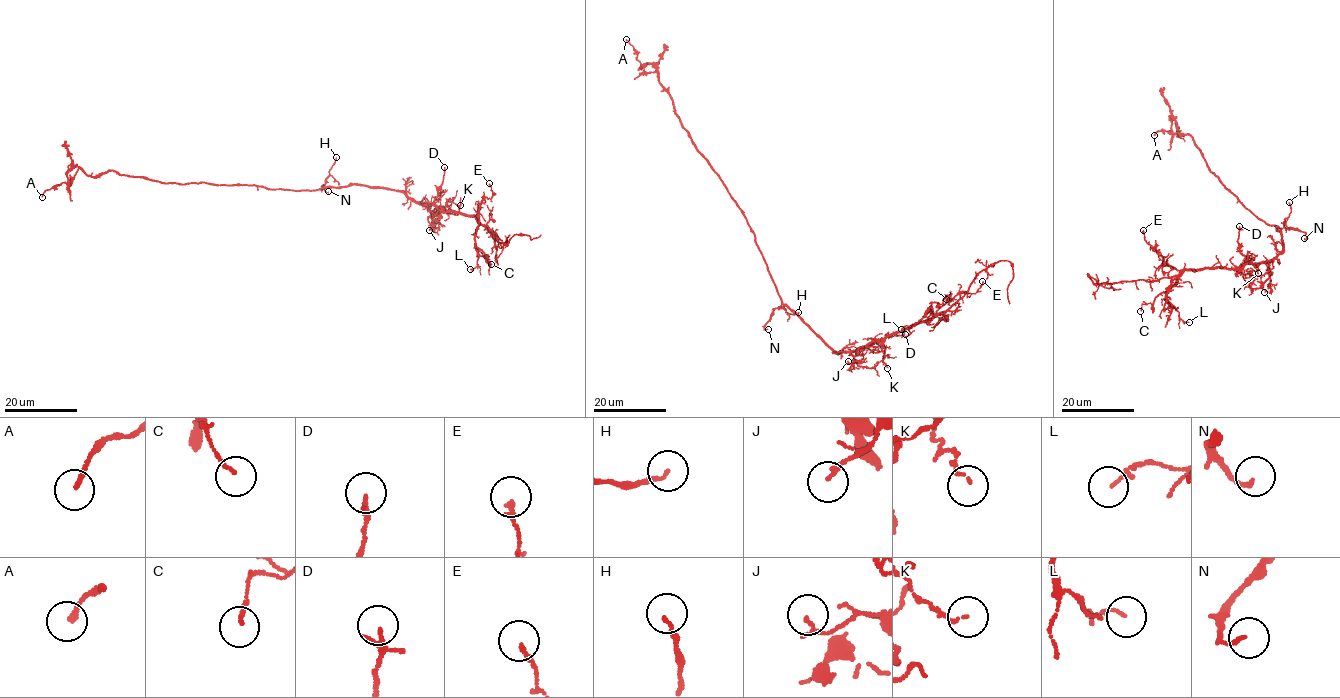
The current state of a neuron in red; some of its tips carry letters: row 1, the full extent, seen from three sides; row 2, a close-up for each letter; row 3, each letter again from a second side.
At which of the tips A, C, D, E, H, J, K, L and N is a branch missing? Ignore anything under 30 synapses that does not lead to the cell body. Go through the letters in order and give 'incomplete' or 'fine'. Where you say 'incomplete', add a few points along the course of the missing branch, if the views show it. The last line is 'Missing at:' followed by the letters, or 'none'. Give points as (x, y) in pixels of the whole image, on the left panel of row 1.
A: fine
C: fine
D: fine
E: fine
H: fine
J: fine
K: fine
L: fine
N: fine
Missing at: none

